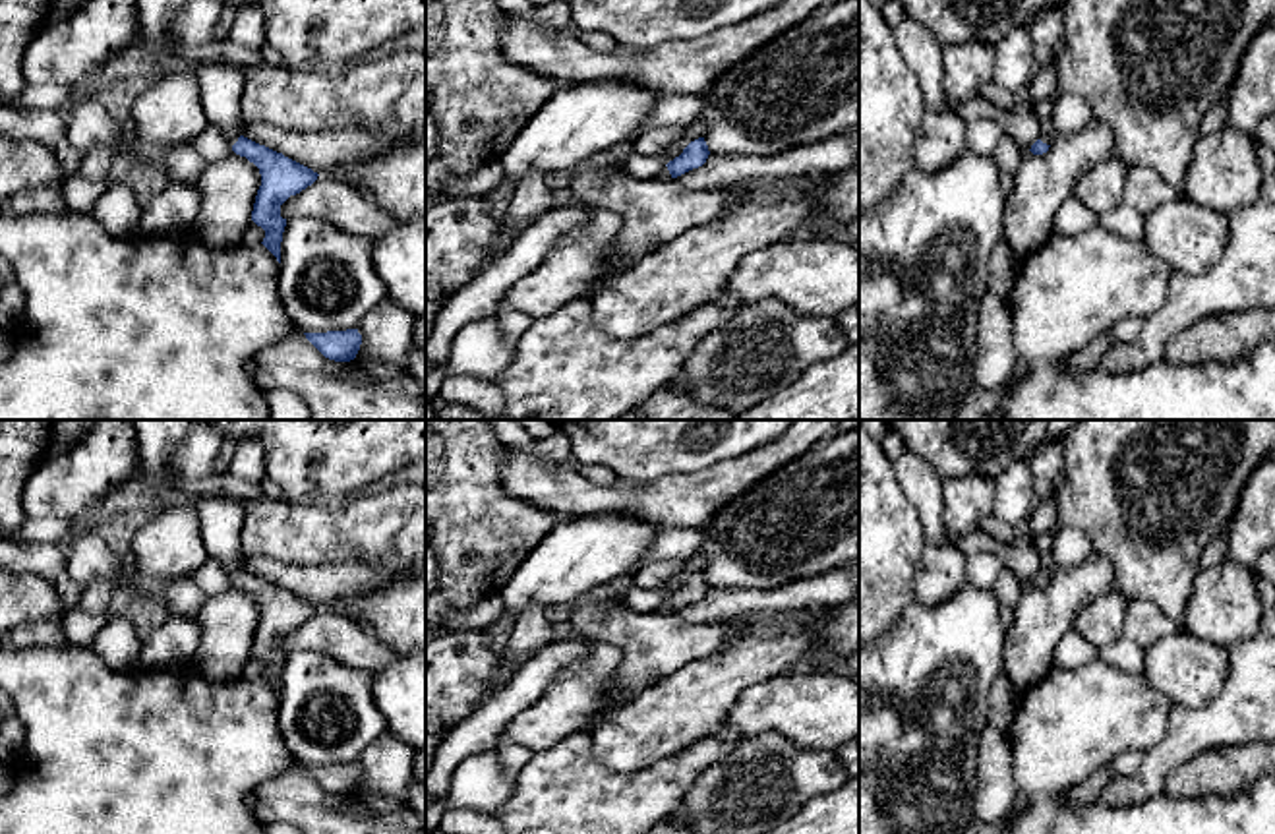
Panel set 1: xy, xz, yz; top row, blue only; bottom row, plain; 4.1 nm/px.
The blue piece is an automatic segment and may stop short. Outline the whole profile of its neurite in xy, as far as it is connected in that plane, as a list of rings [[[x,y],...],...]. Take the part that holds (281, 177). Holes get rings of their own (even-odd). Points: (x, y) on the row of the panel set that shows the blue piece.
[[[211,60],[193,66],[199,97],[209,124],[215,124],[228,139],[232,151],[259,168],[261,186],[255,195],[252,221],[265,230],[263,246],[281,263],[281,242],[286,219],[281,205],[317,180],[311,168],[259,145],[238,132],[242,130],[240,99],[244,70],[226,60]]]

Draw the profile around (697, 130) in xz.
[[[695,122],[693,126],[689,126],[681,137],[679,143],[669,145],[667,151],[664,155],[660,155],[666,163],[673,161],[675,157],[679,157],[683,153],[683,149],[698,139],[706,135],[706,126],[702,122]]]

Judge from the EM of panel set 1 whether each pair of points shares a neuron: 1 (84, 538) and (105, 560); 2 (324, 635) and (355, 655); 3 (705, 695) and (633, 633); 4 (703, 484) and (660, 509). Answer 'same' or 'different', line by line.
1: same
2: same
3: different
4: same

